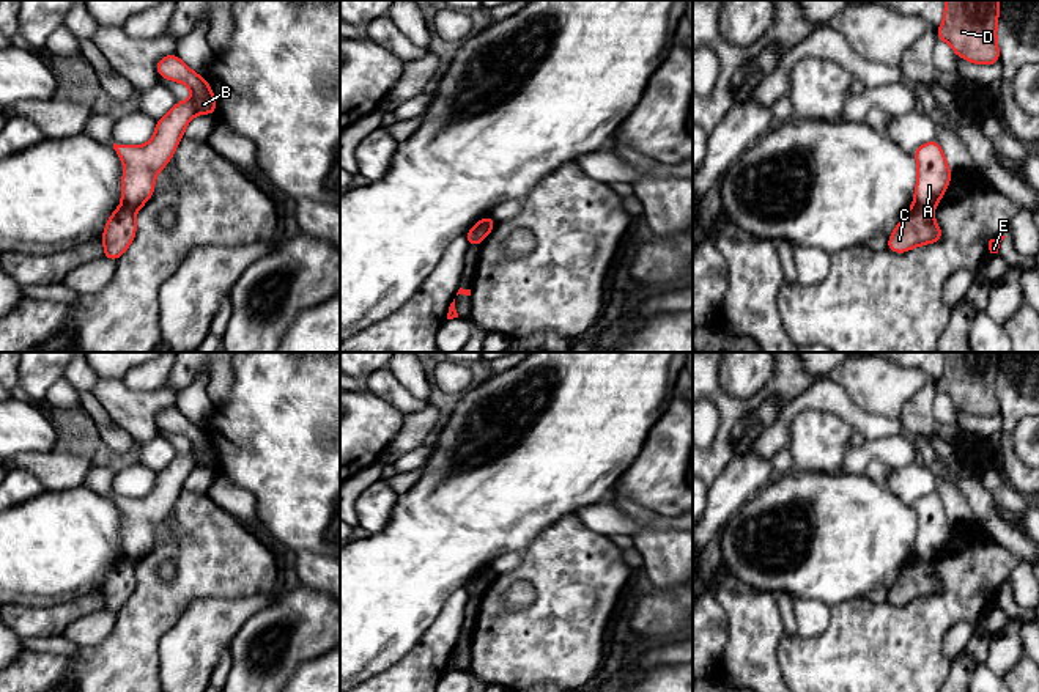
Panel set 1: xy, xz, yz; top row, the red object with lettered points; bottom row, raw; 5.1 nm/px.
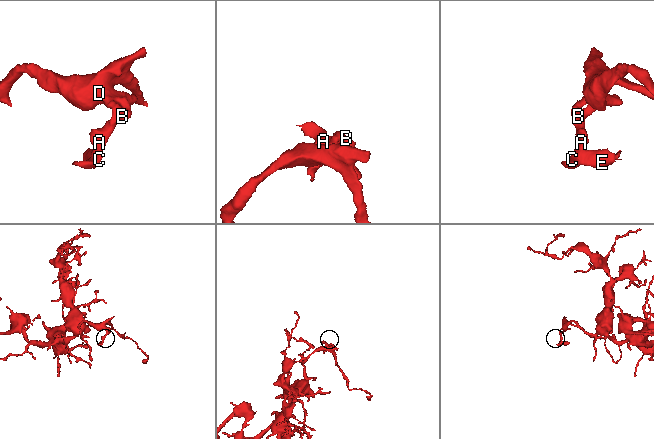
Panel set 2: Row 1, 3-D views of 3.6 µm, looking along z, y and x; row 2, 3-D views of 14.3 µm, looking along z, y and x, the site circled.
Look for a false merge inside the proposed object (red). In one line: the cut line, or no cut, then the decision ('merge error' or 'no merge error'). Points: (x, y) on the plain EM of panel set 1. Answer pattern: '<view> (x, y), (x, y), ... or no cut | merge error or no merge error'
xz (491, 571), (480, 581), (479, 595) | merge error

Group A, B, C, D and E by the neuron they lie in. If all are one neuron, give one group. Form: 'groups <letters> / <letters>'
groups A B D / C E

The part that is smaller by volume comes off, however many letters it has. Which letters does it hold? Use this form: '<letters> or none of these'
C, E

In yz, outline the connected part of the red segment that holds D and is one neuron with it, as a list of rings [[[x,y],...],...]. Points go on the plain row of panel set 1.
[[[945,352],[945,371],[937,392],[946,393],[957,409],[976,415],[1000,415],[996,374],[1000,352]]]

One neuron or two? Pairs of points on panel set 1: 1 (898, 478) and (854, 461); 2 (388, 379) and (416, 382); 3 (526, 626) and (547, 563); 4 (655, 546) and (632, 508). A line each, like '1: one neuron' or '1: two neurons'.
1: two neurons
2: two neurons
3: one neuron
4: one neuron

